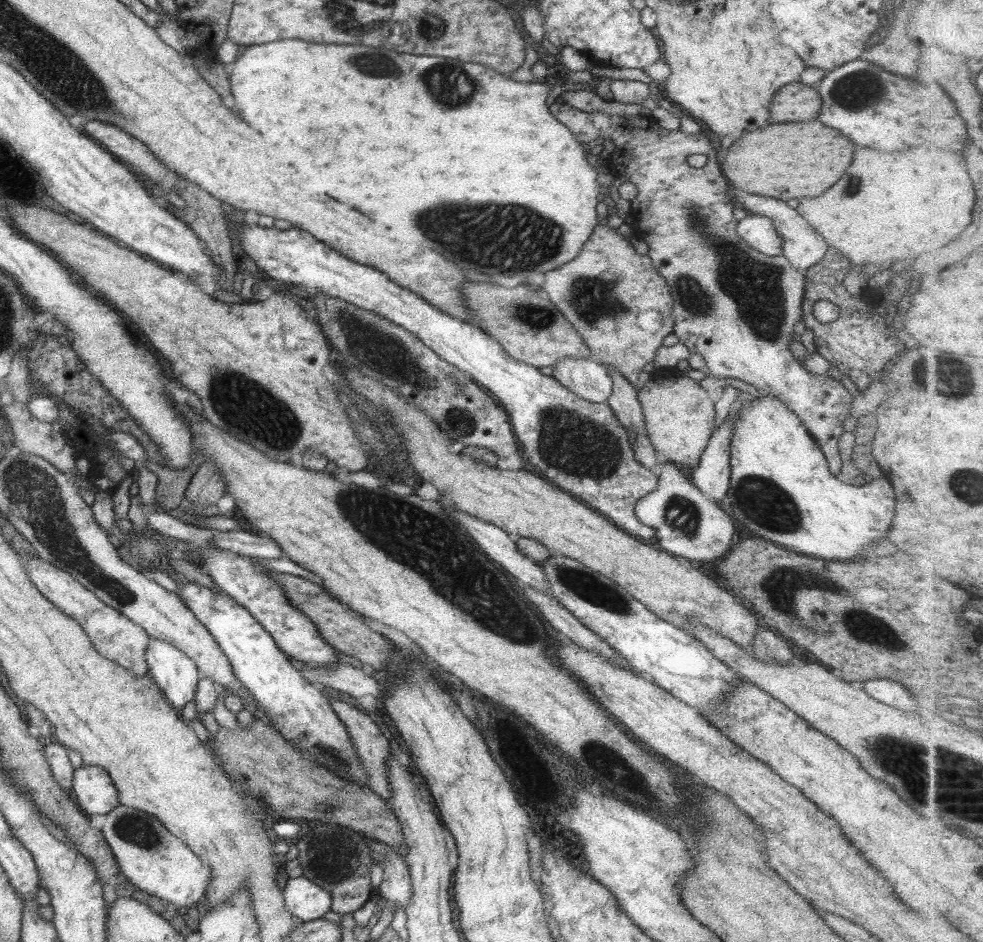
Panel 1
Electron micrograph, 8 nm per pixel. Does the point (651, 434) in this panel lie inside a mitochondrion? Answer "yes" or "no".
no

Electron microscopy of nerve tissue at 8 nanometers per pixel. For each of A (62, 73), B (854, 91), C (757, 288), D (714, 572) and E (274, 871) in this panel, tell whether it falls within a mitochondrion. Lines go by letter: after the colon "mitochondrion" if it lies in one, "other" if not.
A: mitochondrion
B: mitochondrion
C: mitochondrion
D: other
E: other

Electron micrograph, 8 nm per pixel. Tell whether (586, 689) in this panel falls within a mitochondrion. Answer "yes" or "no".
no

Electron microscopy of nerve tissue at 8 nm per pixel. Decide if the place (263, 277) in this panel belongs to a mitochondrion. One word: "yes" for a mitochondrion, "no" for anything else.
no

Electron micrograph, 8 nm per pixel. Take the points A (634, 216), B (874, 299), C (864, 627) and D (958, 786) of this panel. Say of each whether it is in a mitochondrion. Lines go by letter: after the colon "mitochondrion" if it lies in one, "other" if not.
A: other
B: other
C: mitochondrion
D: mitochondrion

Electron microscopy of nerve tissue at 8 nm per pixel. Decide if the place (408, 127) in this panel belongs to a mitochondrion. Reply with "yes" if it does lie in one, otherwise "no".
no

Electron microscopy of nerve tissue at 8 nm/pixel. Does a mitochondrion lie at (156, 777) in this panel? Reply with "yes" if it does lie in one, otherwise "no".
no

